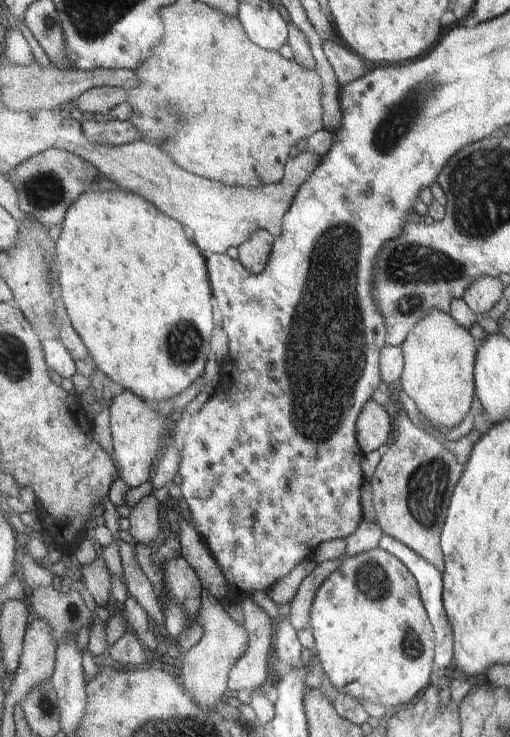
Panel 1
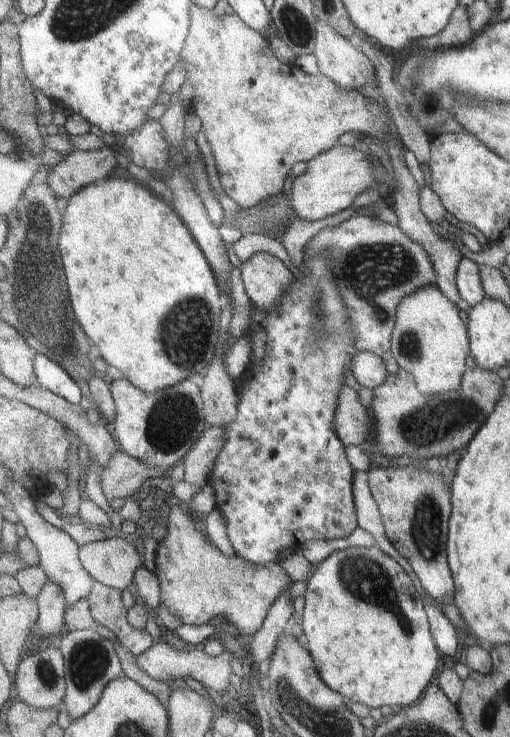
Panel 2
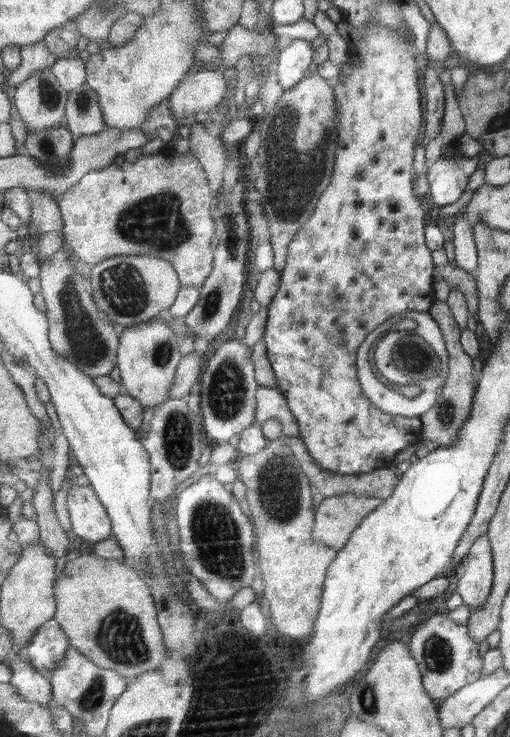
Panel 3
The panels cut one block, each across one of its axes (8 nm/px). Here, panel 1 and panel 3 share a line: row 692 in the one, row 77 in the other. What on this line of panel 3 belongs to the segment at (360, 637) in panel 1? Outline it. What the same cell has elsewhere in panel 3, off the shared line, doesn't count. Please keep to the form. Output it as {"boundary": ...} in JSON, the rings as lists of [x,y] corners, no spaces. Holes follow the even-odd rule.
{"boundary":[[[370,22],[366,28],[360,30],[361,41],[352,49],[357,52],[355,57],[355,66],[345,62],[344,70],[341,70],[337,77],[339,83],[335,86],[338,96],[337,102],[337,132],[339,132],[339,149],[337,154],[335,171],[329,187],[325,189],[322,198],[319,199],[314,215],[307,221],[306,226],[295,235],[295,241],[289,246],[289,255],[287,255],[287,264],[280,275],[279,292],[275,295],[273,302],[268,307],[270,310],[269,320],[265,331],[264,341],[268,346],[268,355],[274,368],[277,380],[279,381],[280,392],[287,397],[290,409],[296,416],[300,426],[301,438],[305,441],[311,456],[324,469],[342,475],[361,475],[382,469],[393,467],[393,458],[413,446],[419,444],[424,438],[423,426],[419,417],[393,416],[383,412],[370,401],[370,398],[363,393],[363,388],[357,379],[357,350],[361,342],[383,322],[387,322],[393,316],[405,314],[408,310],[428,313],[432,304],[436,301],[434,293],[434,272],[436,264],[434,263],[433,252],[425,244],[425,208],[421,206],[419,194],[416,190],[416,175],[413,171],[415,164],[415,145],[420,144],[420,132],[423,128],[423,107],[421,104],[421,88],[419,88],[419,76],[423,73],[424,58],[418,54],[413,44],[413,36],[408,32],[398,32],[394,28],[388,28],[380,22]]]}

